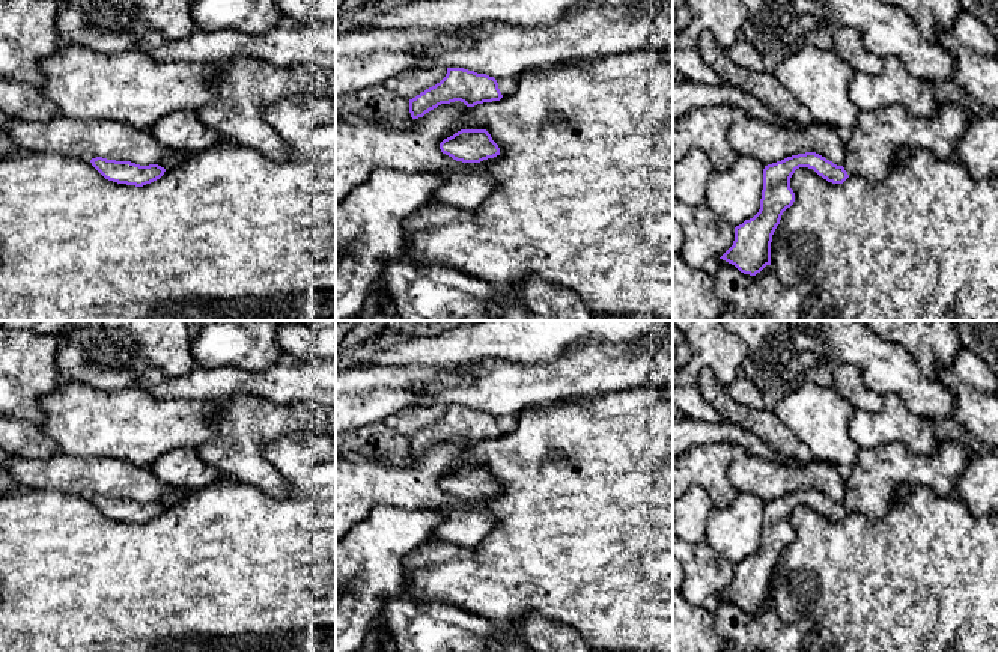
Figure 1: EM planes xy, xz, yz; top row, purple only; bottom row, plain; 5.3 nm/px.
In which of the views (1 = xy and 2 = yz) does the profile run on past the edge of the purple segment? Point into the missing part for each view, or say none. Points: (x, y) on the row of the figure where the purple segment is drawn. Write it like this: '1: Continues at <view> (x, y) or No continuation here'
1: No continuation here
2: Continues at yz (873, 146)

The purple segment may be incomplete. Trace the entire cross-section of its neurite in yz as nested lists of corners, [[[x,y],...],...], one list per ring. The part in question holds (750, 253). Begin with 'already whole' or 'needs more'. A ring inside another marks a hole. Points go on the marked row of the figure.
needs more | [[[900,104],[860,111],[857,126],[846,134],[843,166],[816,152],[792,155],[765,166],[760,209],[735,227],[733,245],[720,259],[750,276],[771,265],[772,235],[783,212],[795,202],[790,178],[796,169],[813,169],[832,184],[843,184],[852,175],[879,184],[896,170],[903,149],[926,149],[938,160],[953,160],[971,120],[965,105],[959,104],[938,104],[932,119],[914,116]]]

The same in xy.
already whole | [[[102,157],[92,158],[90,163],[105,179],[135,187],[151,184],[166,172],[158,164],[140,166],[131,161],[116,161]]]

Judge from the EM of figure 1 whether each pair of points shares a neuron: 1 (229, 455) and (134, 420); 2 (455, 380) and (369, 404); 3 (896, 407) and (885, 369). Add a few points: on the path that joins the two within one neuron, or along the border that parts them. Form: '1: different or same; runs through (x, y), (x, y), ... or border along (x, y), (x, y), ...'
1: different; border along (217, 413), (214, 435), (196, 449)
2: same; runs through (434, 380), (413, 380), (390, 389)
3: different; border along (884, 395), (896, 395), (914, 413), (920, 414)

